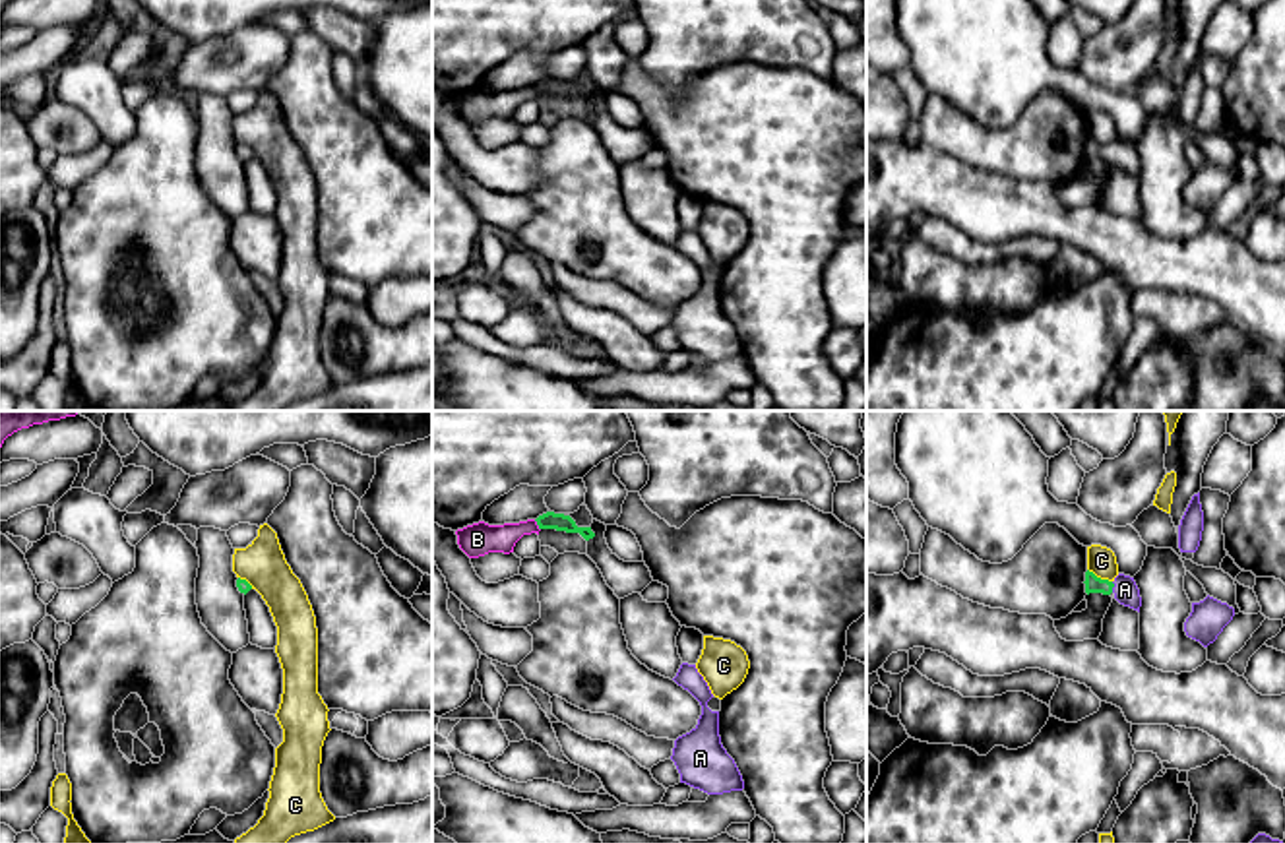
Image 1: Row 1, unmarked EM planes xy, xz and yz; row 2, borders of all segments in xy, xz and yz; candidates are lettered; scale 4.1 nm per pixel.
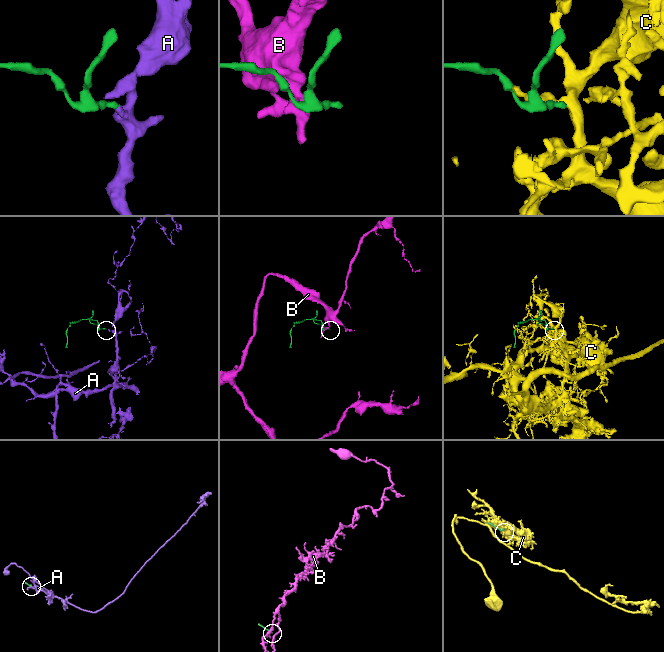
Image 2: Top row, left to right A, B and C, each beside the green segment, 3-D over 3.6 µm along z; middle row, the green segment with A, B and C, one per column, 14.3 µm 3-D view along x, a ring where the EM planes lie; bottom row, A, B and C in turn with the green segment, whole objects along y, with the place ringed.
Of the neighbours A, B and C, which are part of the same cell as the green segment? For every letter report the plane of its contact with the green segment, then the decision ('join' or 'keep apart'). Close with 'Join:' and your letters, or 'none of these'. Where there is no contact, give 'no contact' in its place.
A: meets green in yz; join
B: meets green in xz; keep apart
C: meets green in yz; keep apart
Join: A

